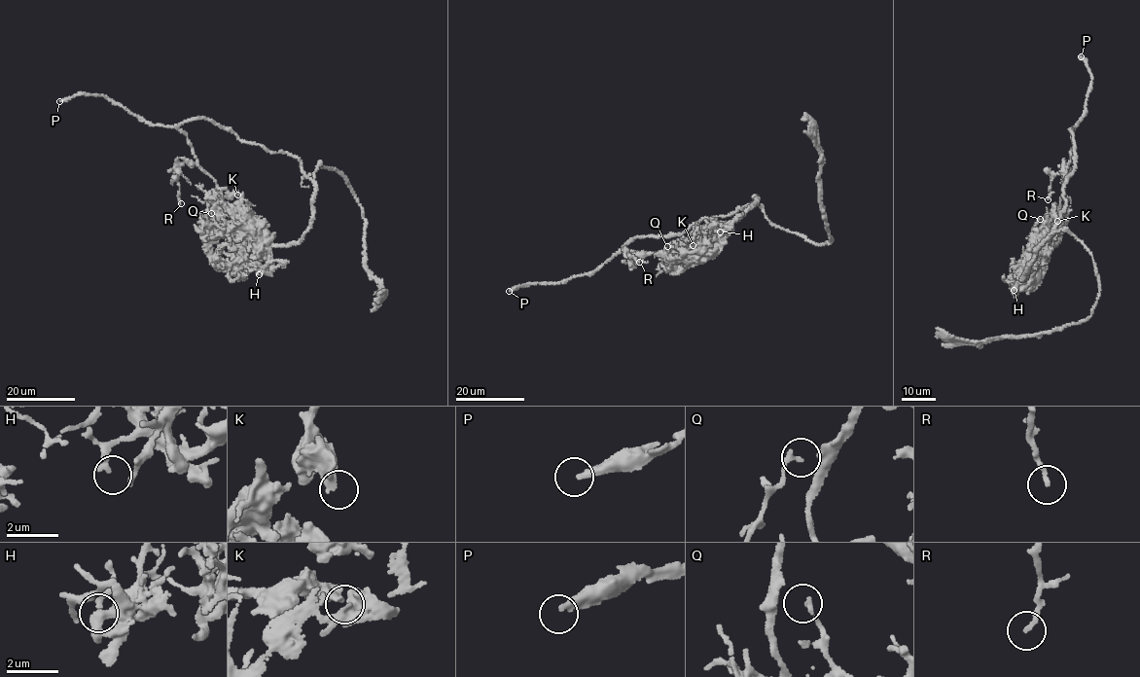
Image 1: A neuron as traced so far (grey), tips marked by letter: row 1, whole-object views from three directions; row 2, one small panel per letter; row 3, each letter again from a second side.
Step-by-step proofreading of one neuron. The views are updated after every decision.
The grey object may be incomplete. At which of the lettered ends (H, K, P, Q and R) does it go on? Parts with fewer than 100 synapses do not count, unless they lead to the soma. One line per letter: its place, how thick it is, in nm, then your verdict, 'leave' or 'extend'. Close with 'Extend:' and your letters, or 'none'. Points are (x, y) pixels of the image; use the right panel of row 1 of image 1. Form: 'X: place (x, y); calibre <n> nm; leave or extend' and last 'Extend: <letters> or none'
H: place (1014, 290); calibre 170 nm; leave
K: place (1057, 221); calibre 460 nm; leave
P: place (1081, 56); calibre 280 nm; extend
Q: place (1040, 219); calibre 120 nm; leave
R: place (1048, 199); calibre 180 nm; leave
Extend: P

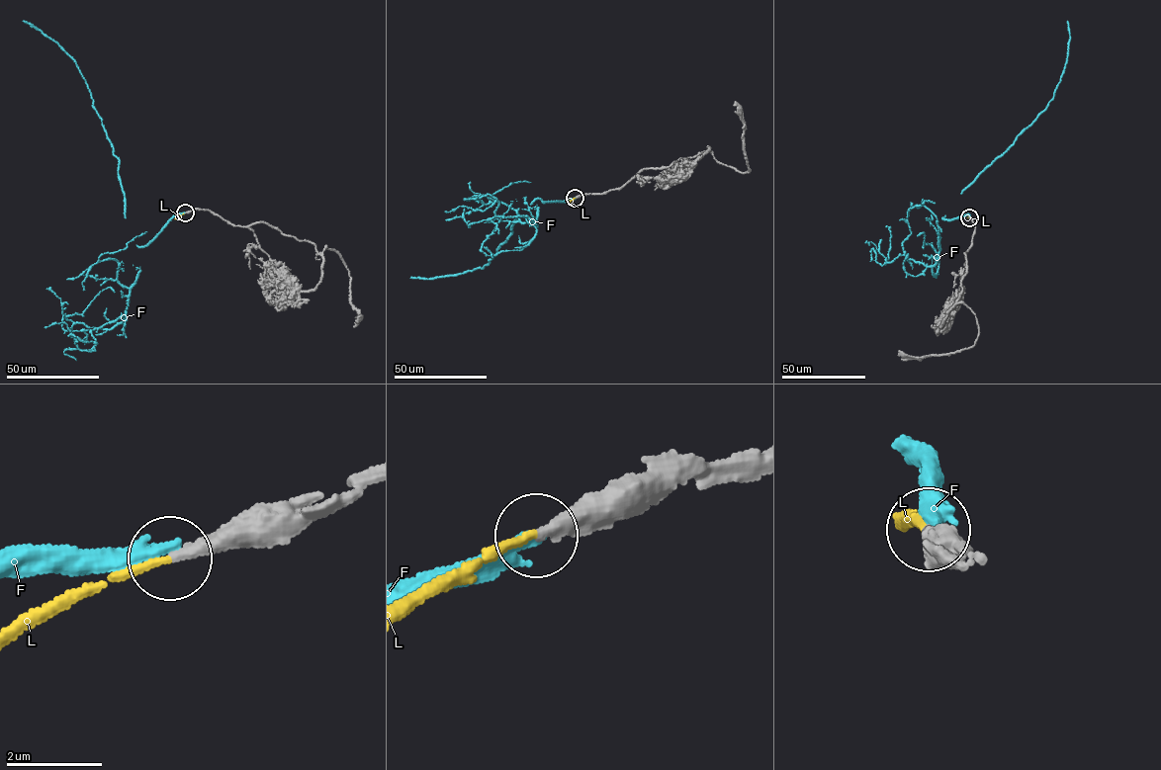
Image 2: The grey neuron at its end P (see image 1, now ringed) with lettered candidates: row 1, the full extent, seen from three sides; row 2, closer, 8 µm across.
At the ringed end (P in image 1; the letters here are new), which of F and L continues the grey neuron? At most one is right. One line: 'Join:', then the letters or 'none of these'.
Join: L

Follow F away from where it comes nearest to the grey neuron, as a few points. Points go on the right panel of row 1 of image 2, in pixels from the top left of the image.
F: (969, 216), (967, 213), (948, 219), (942, 217), (965, 188), (1046, 108), (1067, 57), (1067, 21)

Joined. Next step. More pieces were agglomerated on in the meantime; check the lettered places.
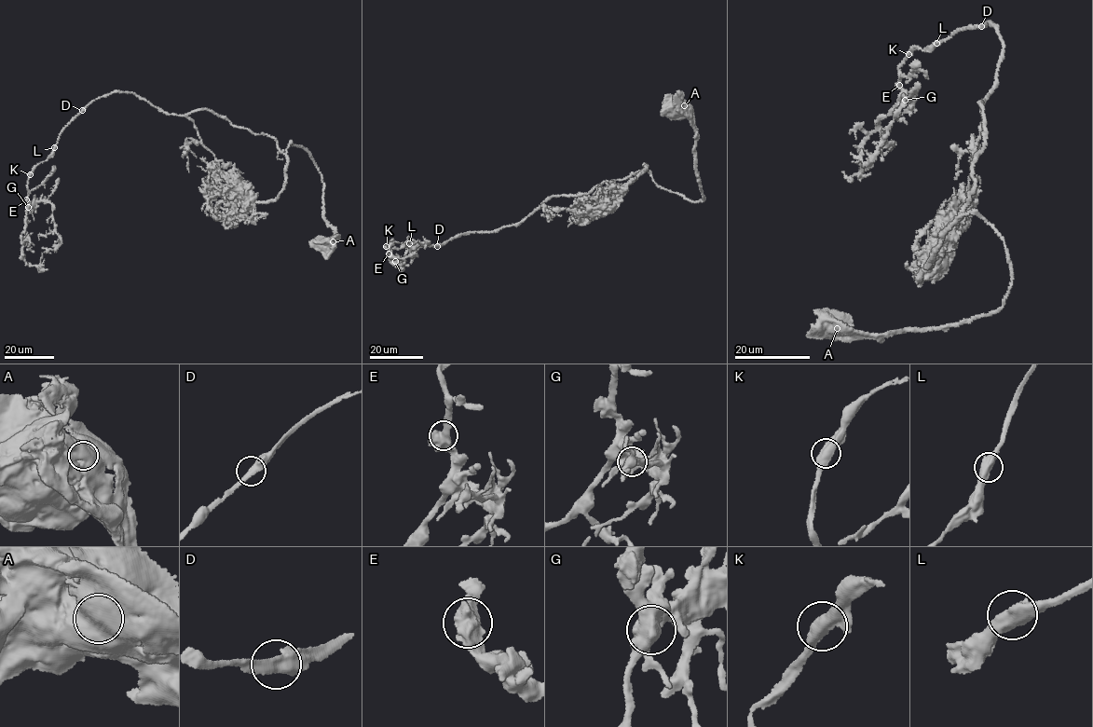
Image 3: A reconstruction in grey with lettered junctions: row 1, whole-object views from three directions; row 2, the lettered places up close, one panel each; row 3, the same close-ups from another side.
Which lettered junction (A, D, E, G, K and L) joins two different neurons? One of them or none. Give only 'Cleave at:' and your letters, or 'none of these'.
Cleave at: none of these

